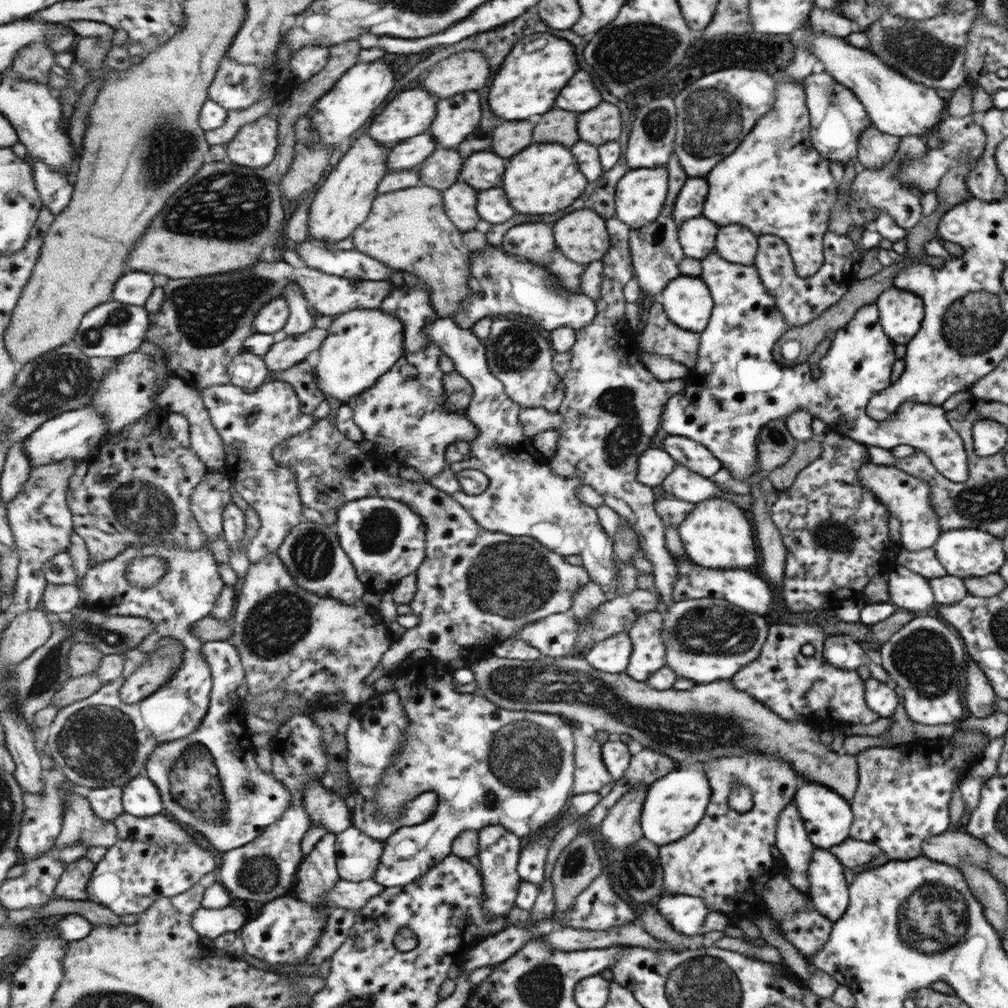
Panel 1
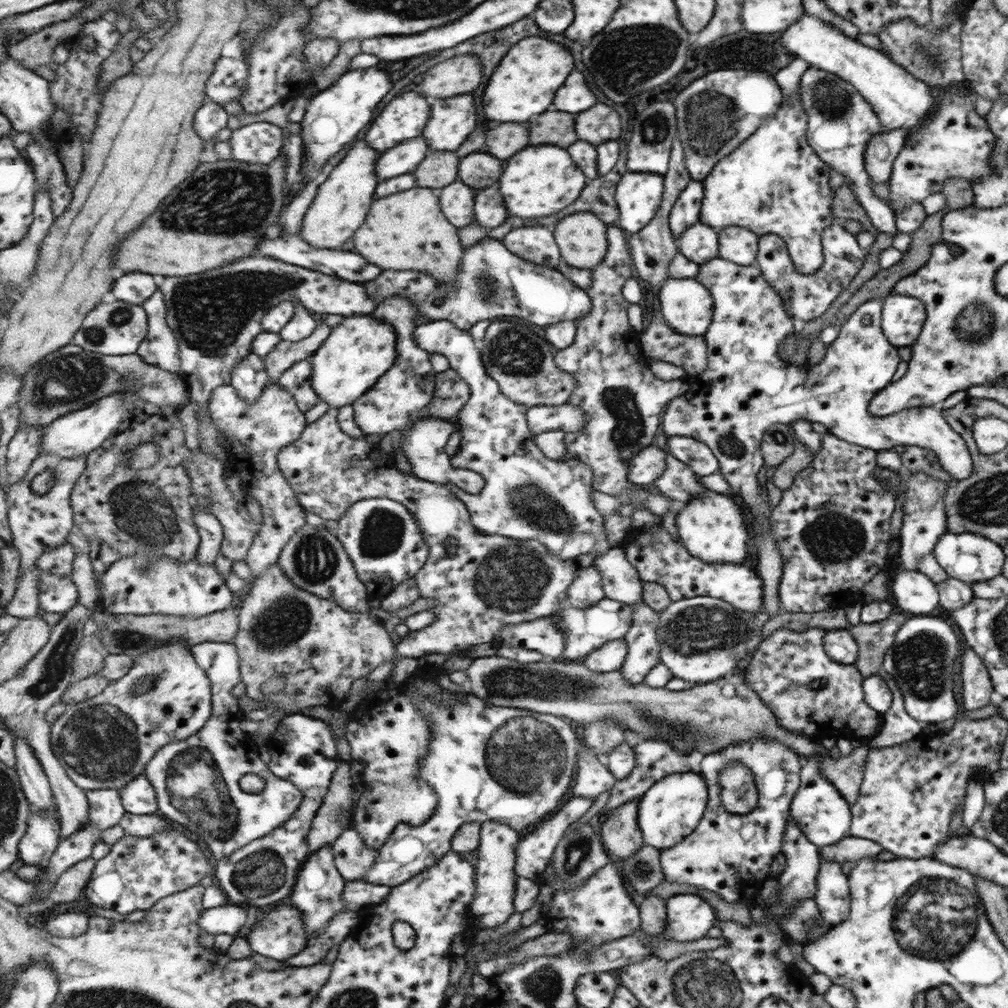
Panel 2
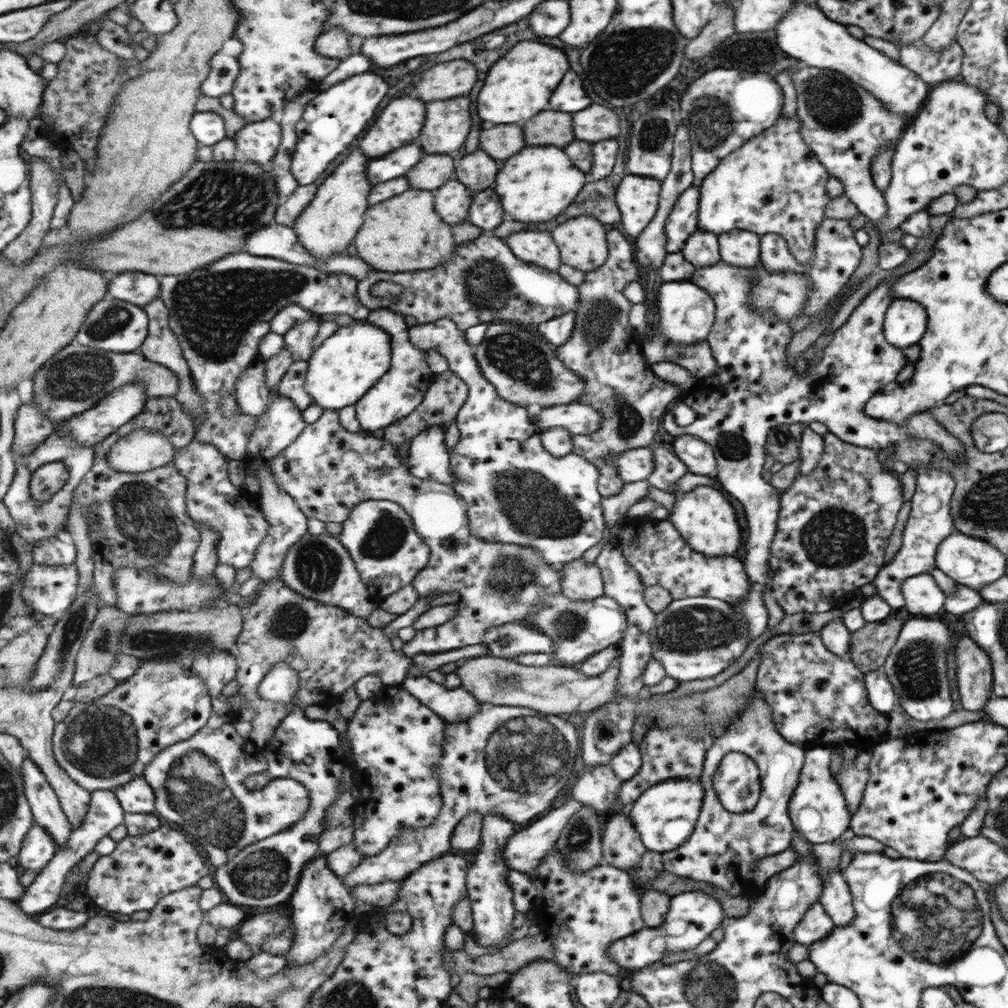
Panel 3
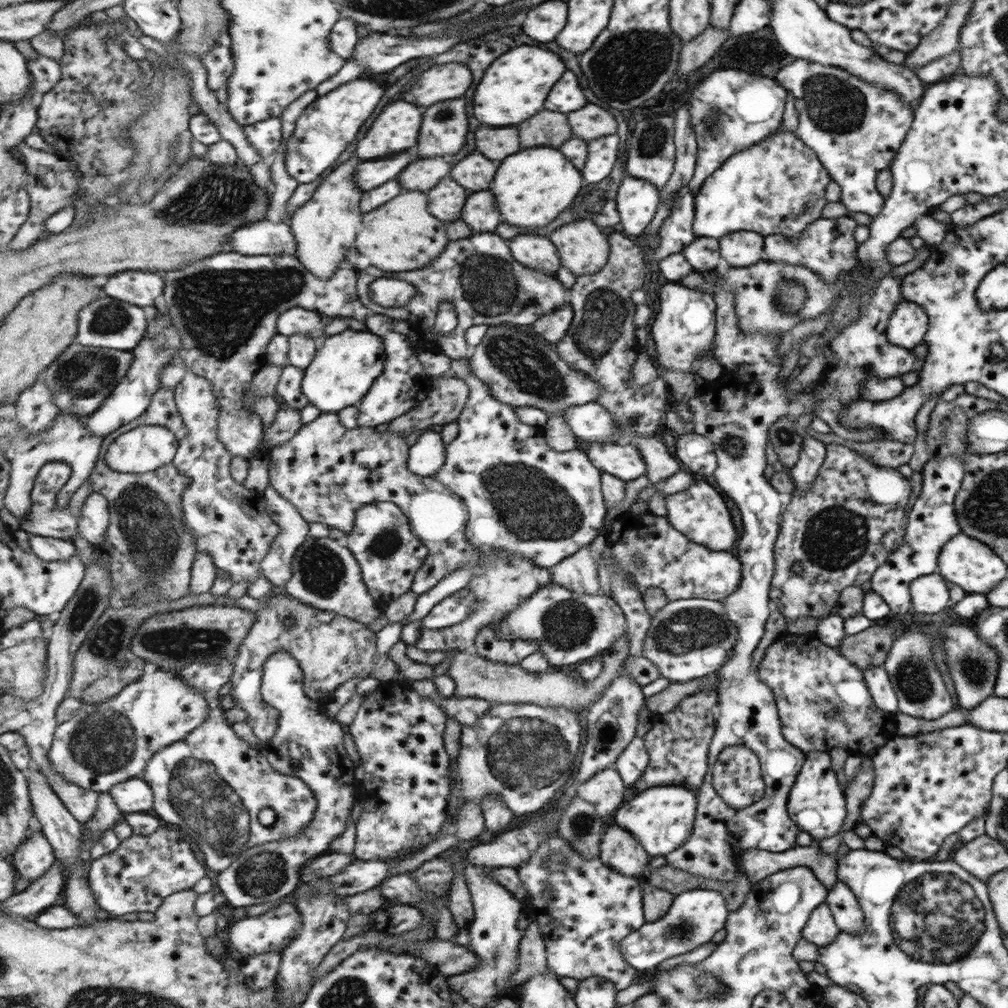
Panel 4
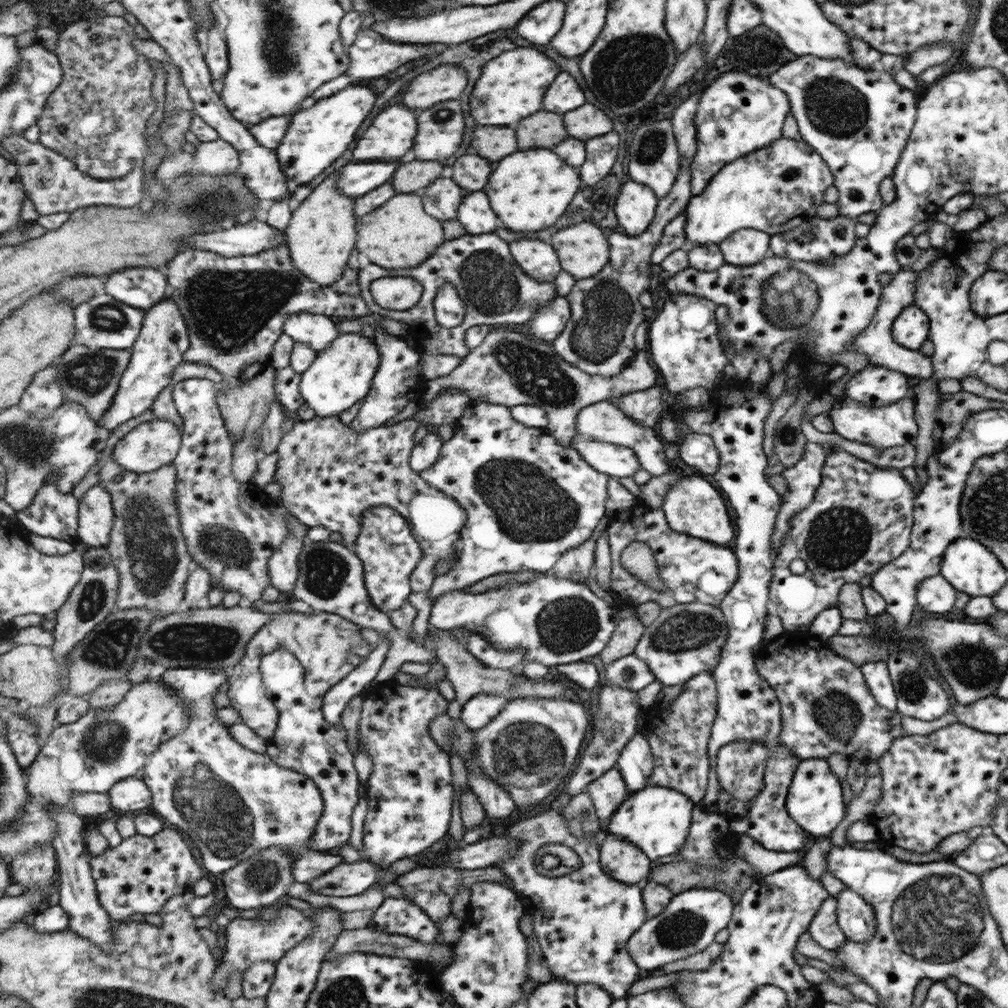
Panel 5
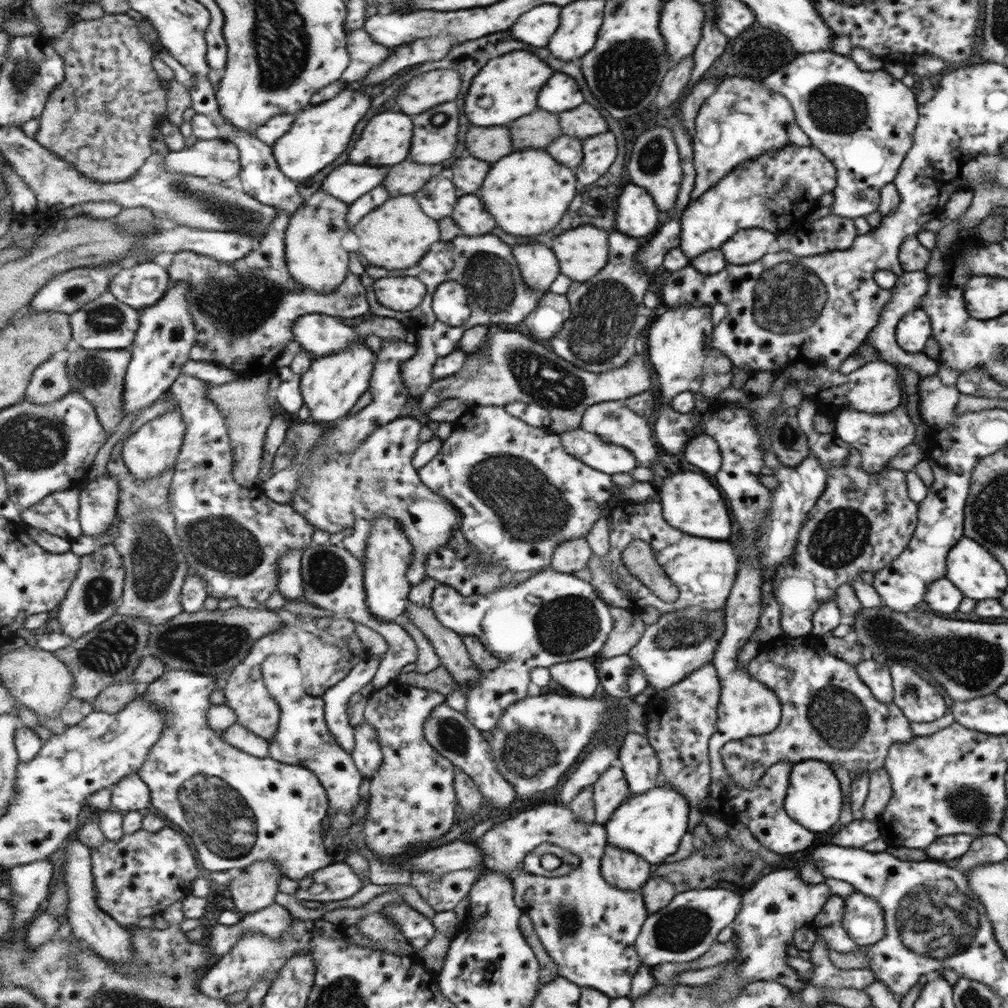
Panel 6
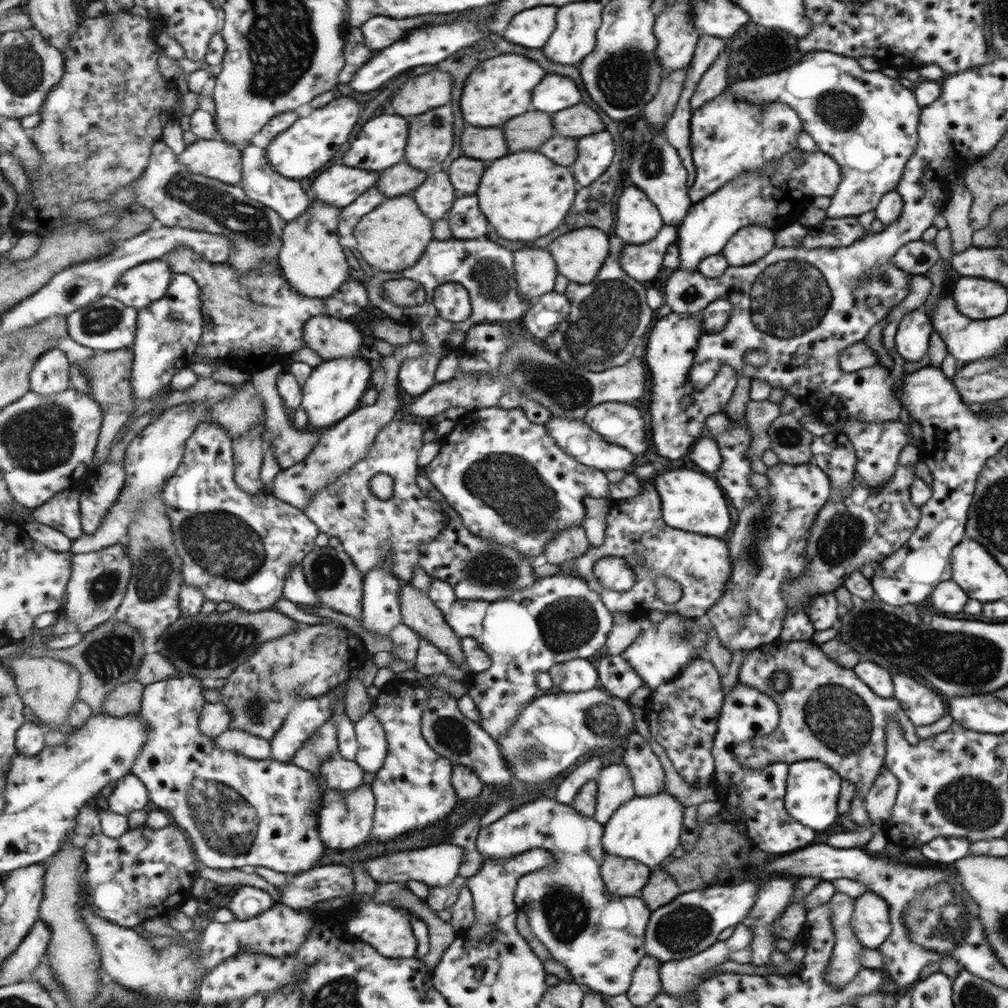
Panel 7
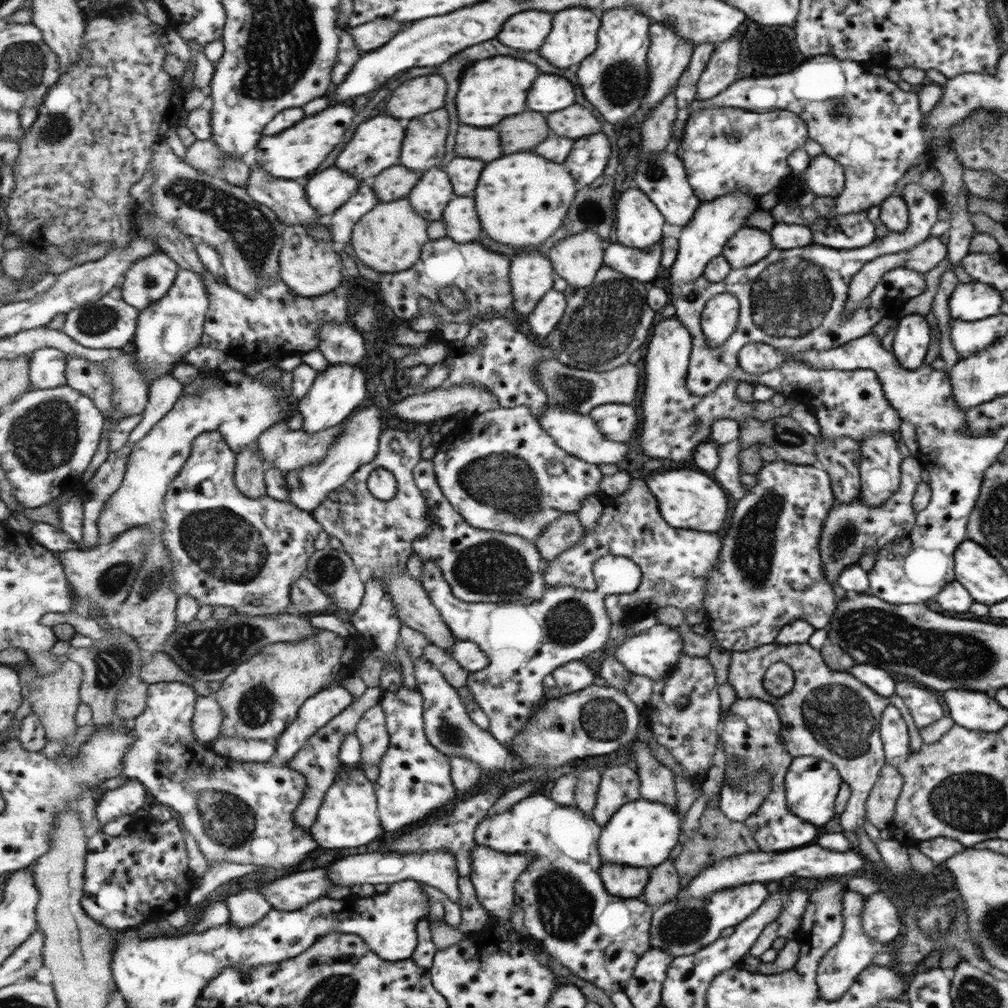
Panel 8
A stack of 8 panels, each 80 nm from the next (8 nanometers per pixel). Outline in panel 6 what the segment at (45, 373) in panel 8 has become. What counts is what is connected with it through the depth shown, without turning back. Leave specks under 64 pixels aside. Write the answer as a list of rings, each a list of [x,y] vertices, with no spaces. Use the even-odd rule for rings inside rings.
[[[67,350],[56,353],[34,372],[26,394],[27,401],[35,405],[49,405],[63,401],[63,398],[72,392],[67,372],[70,354]]]

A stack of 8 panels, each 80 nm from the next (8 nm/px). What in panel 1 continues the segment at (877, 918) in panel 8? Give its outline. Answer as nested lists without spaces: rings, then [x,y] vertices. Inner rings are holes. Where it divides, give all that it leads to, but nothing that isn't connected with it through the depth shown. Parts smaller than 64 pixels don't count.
[[[815,847],[810,857],[807,897],[817,912],[835,922],[849,906],[849,888],[845,885],[844,868],[828,849]]]

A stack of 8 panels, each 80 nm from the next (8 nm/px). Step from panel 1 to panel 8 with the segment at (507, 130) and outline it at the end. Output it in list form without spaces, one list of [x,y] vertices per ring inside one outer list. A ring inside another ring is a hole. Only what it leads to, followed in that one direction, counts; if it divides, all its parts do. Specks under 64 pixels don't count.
[[[461,126],[457,136],[457,154],[481,160],[485,158],[487,162],[493,162],[503,156],[501,136],[497,130]]]

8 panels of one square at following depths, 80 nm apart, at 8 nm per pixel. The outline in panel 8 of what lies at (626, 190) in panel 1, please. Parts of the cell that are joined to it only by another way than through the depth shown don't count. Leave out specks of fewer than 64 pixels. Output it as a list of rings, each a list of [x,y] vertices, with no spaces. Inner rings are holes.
[[[627,187],[614,203],[616,242],[642,251],[655,246],[665,224],[657,209],[642,190]]]

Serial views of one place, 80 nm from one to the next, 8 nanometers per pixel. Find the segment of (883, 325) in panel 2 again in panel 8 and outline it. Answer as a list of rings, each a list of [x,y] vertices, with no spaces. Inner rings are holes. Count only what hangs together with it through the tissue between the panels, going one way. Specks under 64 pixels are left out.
[[[917,313],[899,315],[897,319],[895,337],[891,343],[893,356],[898,365],[908,372],[921,368],[923,356],[929,344],[929,326],[923,316]]]

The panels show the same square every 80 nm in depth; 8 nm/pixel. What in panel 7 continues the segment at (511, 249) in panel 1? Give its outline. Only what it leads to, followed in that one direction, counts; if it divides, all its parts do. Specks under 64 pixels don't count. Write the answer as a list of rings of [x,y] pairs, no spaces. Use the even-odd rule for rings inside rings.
[[[525,248],[514,252],[520,293],[532,304],[541,295],[552,291],[558,269],[549,254],[549,251],[541,248]]]

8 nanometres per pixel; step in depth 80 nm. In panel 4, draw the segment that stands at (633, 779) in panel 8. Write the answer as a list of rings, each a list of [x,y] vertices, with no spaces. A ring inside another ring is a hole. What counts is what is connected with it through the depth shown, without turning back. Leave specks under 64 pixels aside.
[[[607,767],[591,775],[585,782],[573,786],[569,795],[589,802],[599,817],[613,814],[623,802],[627,786],[615,768]]]

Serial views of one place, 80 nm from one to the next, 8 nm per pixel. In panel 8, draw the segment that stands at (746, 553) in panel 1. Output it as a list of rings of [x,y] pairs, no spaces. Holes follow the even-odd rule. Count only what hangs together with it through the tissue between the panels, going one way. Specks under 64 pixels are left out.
[[[669,470],[663,474],[645,476],[647,484],[651,484],[651,492],[655,492],[655,500],[659,500],[659,508],[663,520],[671,528],[695,529],[699,532],[713,532],[723,528],[727,500],[723,490],[709,478],[709,474],[701,474],[701,470]]]

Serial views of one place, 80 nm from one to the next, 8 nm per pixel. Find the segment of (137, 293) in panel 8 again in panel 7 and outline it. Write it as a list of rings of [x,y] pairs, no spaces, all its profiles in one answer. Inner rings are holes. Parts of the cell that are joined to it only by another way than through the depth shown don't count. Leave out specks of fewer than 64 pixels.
[[[153,259],[130,268],[118,280],[117,298],[137,310],[141,310],[165,298],[174,279],[172,265],[168,261]]]

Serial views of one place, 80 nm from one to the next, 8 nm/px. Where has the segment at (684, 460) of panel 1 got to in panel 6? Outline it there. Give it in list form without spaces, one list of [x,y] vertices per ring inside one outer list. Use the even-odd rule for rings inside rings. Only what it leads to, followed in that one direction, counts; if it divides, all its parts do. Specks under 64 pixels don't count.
[[[698,432],[683,448],[685,460],[704,474],[715,474],[720,468],[717,443],[703,432]]]

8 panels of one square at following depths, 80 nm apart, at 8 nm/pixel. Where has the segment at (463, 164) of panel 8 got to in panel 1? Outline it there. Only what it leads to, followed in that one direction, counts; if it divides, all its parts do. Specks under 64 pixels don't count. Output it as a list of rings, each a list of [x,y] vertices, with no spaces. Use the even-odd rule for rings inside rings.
[[[475,152],[463,165],[461,180],[475,188],[495,188],[503,182],[507,160],[493,152]]]

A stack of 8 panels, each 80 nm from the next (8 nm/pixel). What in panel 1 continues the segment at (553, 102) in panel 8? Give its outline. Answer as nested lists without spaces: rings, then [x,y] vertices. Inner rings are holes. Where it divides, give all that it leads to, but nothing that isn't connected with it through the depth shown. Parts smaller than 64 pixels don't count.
[[[579,72],[579,76],[575,76],[575,80],[567,84],[567,88],[563,88],[563,96],[559,96],[559,104],[555,104],[555,108],[563,108],[569,112],[587,112],[595,108],[599,102],[601,96],[593,88],[589,74]]]

